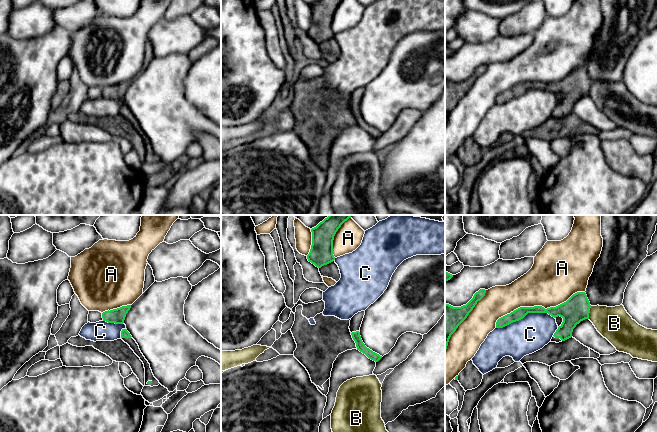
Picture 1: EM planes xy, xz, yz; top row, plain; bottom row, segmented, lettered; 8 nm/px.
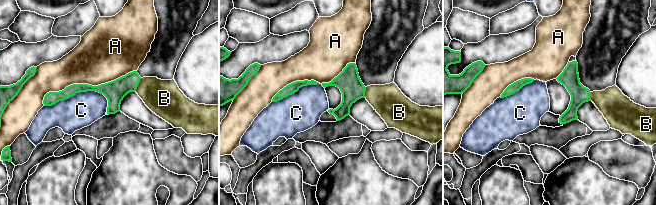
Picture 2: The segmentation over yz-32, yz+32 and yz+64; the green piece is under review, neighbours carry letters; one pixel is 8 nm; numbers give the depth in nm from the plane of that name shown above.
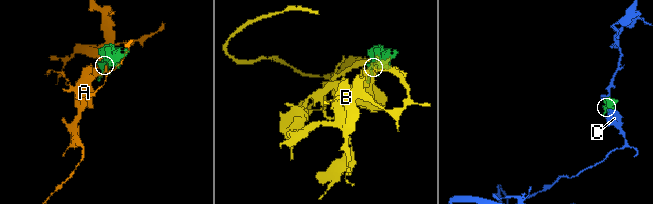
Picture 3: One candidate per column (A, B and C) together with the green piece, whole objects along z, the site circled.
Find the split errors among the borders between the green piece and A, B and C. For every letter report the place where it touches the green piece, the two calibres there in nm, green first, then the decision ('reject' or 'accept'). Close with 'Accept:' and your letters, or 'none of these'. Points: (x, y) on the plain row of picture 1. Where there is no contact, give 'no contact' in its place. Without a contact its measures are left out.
A: yz (537, 82) | 140/400 nm | reject
B: yz (589, 88) | 200/280 nm | reject
C: yz (525, 91) | 90/280 nm | reject
Accept: none of these

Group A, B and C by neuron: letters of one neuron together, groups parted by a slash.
A / B / C

